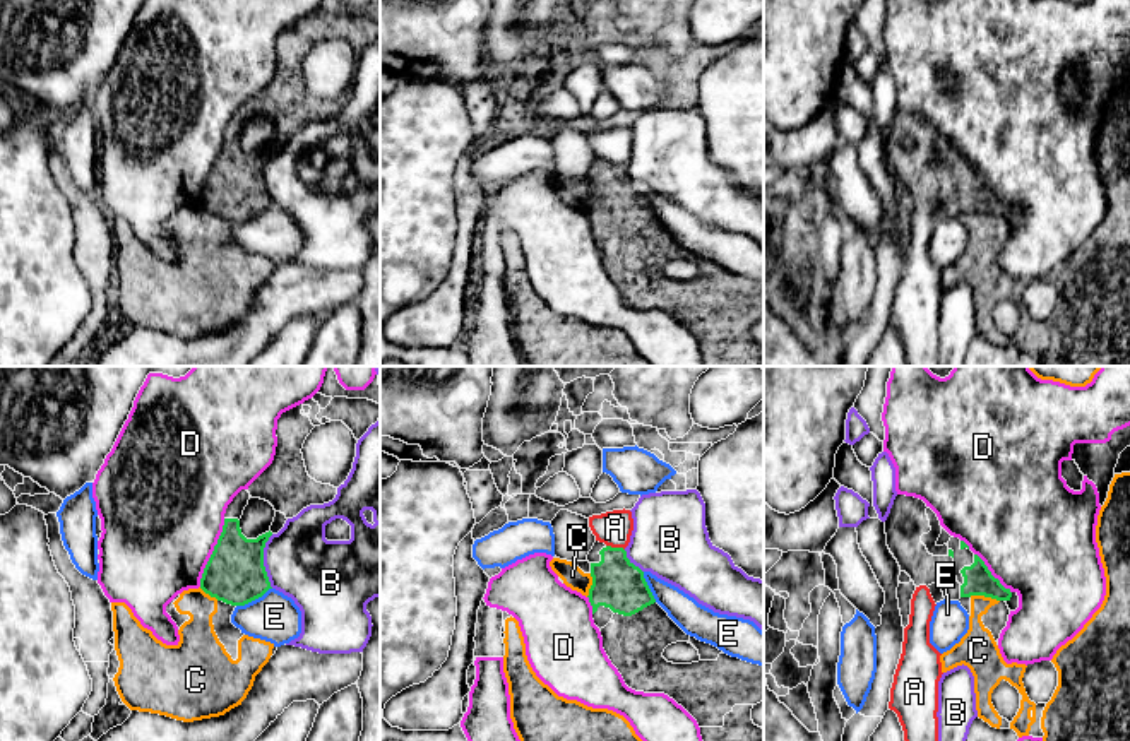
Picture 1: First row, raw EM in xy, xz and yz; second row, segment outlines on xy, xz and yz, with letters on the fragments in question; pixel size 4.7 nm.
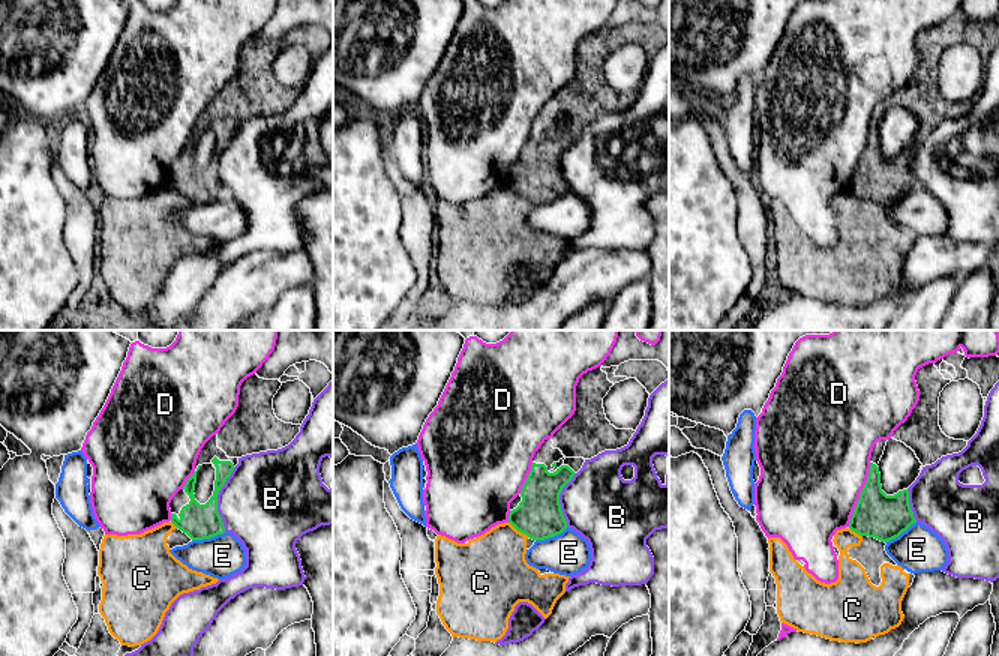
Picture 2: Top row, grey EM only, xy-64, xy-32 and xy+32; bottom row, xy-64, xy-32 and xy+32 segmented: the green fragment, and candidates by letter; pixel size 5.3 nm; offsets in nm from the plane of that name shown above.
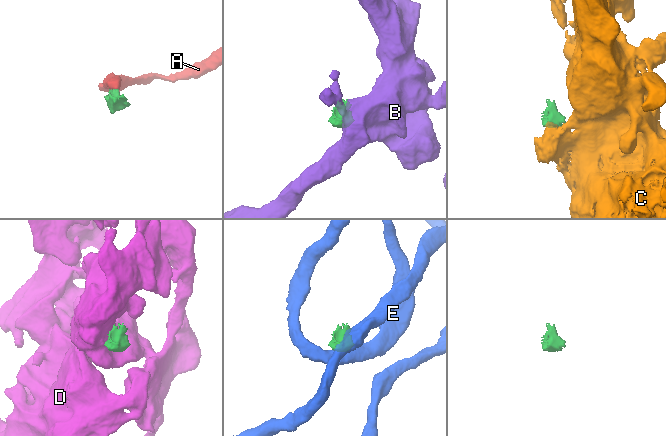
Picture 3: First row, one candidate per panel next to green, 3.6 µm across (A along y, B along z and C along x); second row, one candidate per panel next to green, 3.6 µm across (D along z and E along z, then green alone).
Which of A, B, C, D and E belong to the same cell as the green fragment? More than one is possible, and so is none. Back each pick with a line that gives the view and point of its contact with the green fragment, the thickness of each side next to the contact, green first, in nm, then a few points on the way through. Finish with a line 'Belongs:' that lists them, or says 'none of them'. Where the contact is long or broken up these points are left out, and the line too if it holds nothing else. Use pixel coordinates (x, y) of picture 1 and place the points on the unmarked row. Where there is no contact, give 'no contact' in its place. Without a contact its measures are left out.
Belongs: none of them

